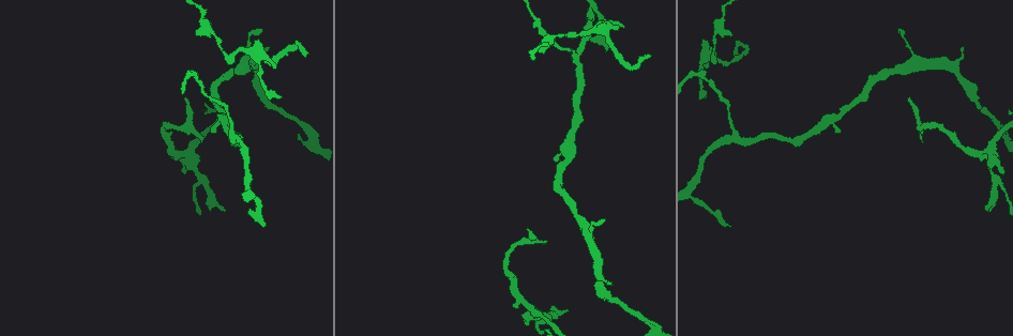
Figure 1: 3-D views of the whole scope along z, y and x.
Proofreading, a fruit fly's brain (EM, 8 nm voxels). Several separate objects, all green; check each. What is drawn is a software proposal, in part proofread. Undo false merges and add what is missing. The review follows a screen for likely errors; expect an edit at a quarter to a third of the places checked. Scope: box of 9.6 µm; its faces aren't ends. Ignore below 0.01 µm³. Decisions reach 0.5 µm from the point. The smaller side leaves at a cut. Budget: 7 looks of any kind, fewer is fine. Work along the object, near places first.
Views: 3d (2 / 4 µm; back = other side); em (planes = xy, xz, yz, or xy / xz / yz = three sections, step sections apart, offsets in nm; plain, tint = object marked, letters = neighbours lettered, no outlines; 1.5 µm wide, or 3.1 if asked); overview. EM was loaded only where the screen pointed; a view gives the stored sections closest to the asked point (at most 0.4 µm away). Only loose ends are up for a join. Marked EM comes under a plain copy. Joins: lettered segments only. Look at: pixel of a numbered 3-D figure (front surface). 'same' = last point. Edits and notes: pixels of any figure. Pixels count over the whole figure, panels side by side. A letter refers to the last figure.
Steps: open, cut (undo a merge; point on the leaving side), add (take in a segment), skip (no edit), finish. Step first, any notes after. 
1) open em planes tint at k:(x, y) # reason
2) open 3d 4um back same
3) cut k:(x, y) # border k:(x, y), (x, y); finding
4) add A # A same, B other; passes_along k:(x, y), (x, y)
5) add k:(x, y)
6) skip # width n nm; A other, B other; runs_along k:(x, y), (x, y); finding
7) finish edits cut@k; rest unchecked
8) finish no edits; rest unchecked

open em planes letters at 1:(263, 226) # an open end

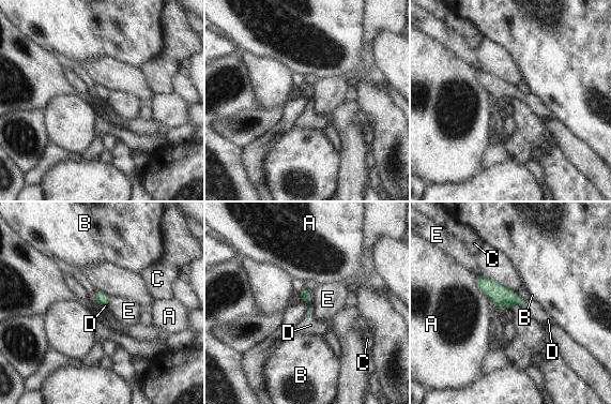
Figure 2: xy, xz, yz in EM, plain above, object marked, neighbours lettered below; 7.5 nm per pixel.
add D # A other, B other, C other, D same, E other; it goes on there

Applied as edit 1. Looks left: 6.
open em xy step 8 letters at 1:(747, 50) # sharp bend

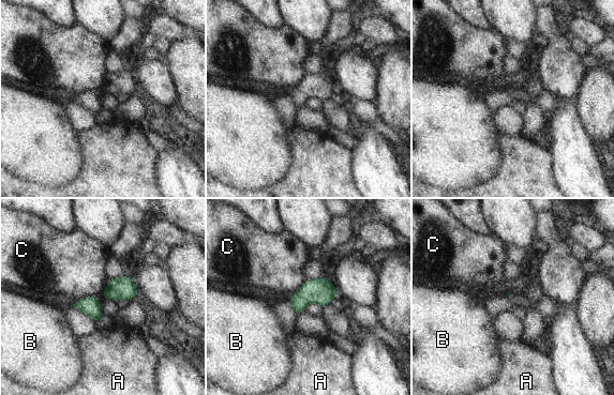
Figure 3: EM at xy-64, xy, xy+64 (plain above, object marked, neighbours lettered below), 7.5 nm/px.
skip # A other, B other, C other; border 3:(77, 300), (93, 295), (101, 303); continuous, no second neuron

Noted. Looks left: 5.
open 3d 2um at 1:(897, 28) # thin end

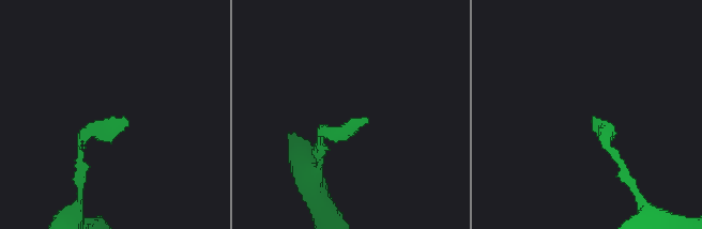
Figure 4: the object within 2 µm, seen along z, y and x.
open em planes letters at 4:(365, 117)

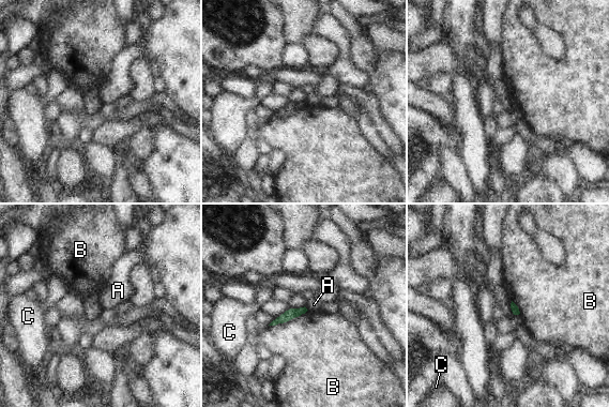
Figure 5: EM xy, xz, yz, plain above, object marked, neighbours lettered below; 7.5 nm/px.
skip # A other, B other, C other; border 5:(304, 306), (308, 310); none of them fits

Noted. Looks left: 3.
finish edits add@2; rest unchecked

